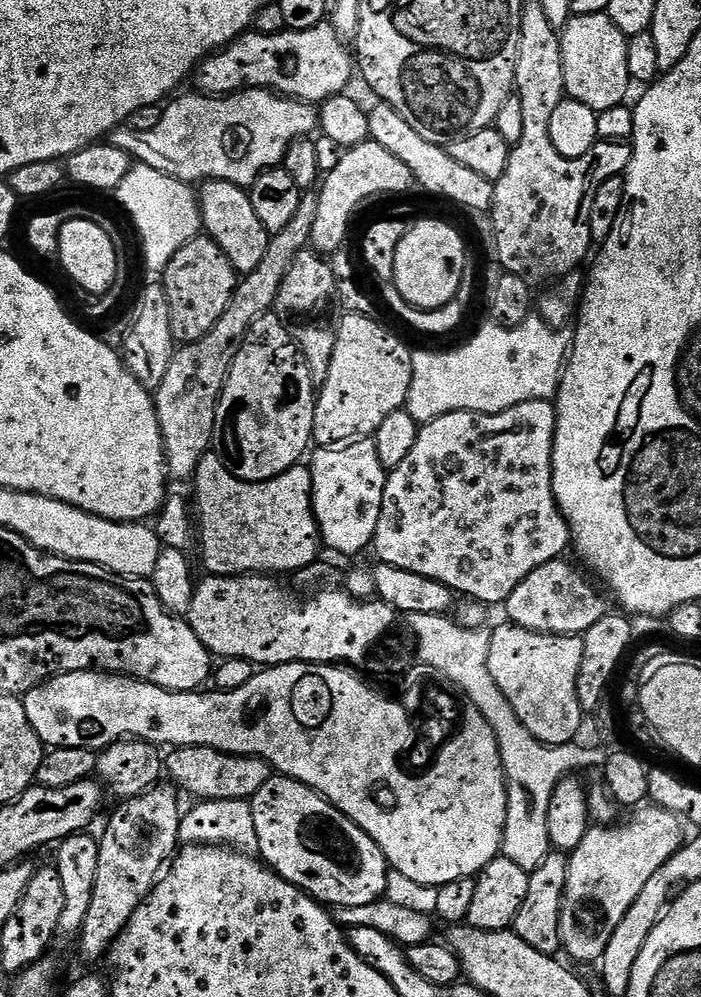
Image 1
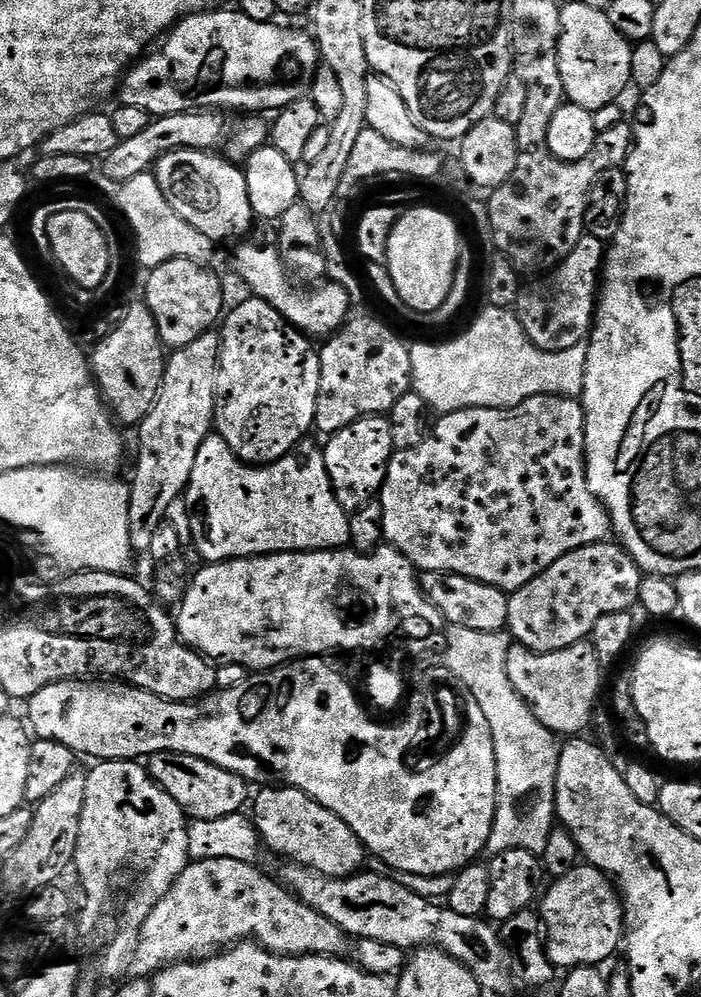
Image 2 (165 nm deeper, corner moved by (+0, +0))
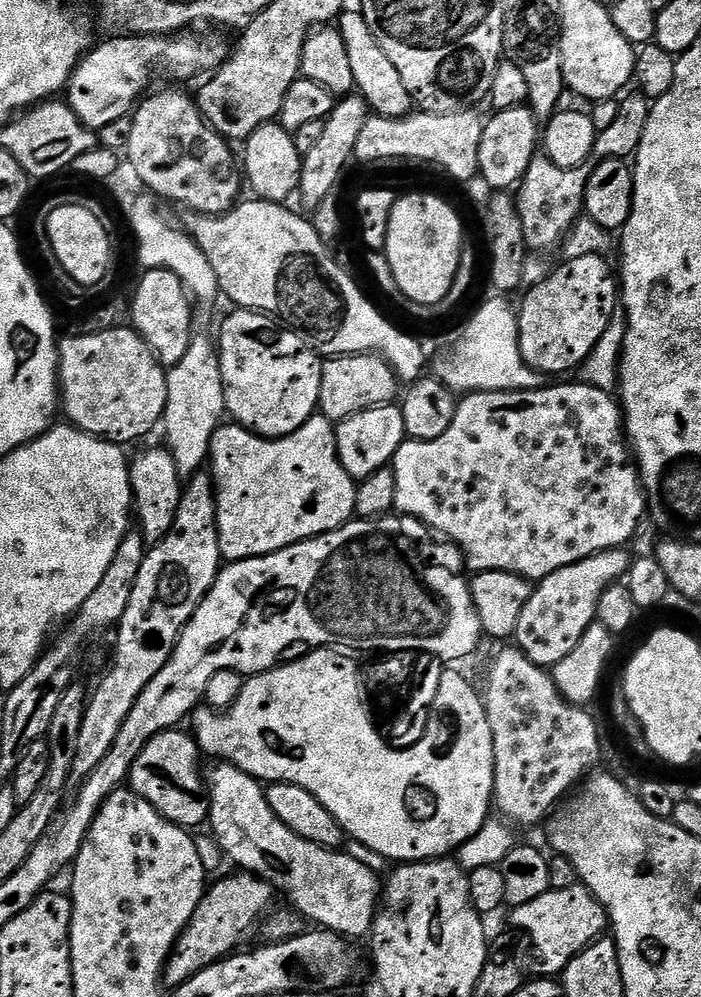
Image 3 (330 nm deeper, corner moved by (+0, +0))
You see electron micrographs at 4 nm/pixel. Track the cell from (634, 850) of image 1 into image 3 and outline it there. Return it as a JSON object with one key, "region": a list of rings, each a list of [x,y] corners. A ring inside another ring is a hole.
{"region":[[[577,882],[569,888],[552,888],[542,898],[526,902],[512,908],[512,924],[520,932],[528,935],[532,948],[536,951],[536,961],[532,964],[531,975],[536,978],[556,978],[564,967],[591,944],[601,939],[609,927],[608,913],[592,896],[592,891]]]}

